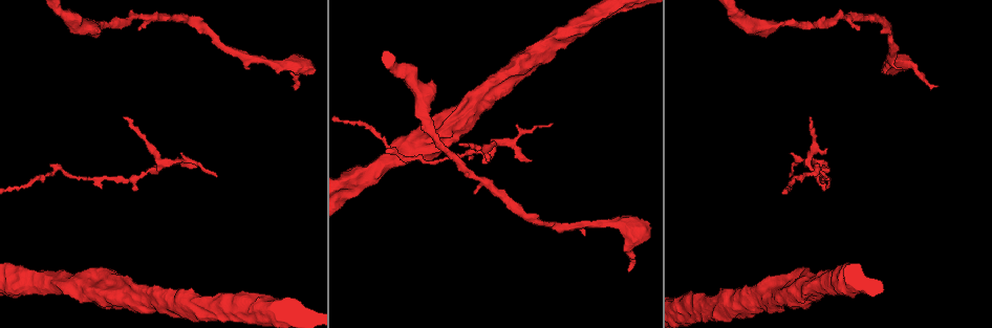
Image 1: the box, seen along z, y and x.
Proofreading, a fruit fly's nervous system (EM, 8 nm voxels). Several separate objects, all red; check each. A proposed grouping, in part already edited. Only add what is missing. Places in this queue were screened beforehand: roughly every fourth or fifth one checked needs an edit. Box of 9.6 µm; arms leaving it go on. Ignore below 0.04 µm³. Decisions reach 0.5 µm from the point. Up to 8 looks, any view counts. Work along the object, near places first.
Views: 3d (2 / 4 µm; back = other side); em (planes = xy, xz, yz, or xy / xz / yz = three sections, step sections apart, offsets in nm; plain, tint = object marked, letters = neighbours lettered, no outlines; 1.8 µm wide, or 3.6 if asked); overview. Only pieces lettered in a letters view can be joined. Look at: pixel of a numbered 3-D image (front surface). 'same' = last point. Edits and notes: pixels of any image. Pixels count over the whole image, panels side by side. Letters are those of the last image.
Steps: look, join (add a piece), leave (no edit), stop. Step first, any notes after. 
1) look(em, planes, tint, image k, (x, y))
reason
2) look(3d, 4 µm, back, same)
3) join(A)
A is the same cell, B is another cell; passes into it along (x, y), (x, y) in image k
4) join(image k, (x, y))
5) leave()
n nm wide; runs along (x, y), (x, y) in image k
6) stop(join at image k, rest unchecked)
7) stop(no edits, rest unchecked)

look(3d, 2 µm, image 1, (458, 145))
free end

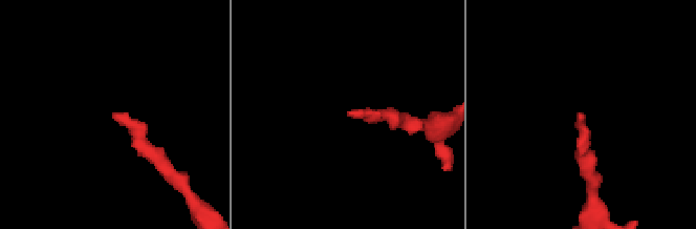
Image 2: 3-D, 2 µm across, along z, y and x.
look(em, planes, tint, image 2, (113, 118))

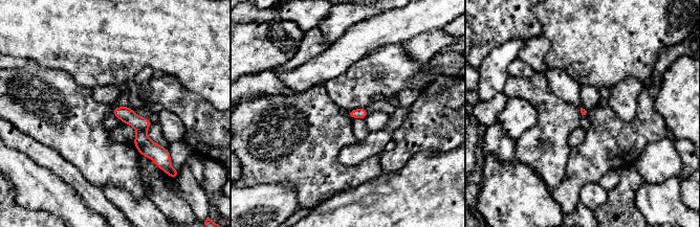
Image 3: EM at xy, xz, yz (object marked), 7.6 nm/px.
look(em, planes, letters, same)

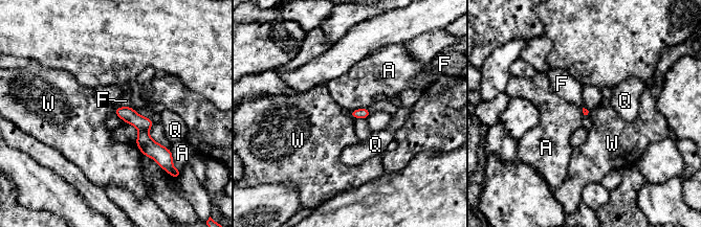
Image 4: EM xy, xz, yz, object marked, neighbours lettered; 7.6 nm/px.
leave()
A, F, Q and W are other cells; border along (134, 143), (143, 155) in image 4; no lettered piece goes on from it

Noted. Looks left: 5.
look(3d, 2 µm, image 1, (295, 87))
an open end

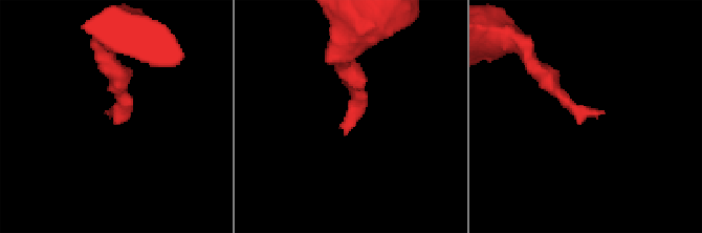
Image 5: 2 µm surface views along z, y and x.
look(em, planes, tint, image 5, (112, 111))

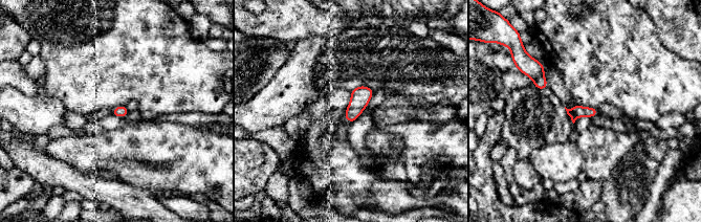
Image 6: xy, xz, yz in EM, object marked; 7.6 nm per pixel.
look(em, planes, letters, same)
what lies round it

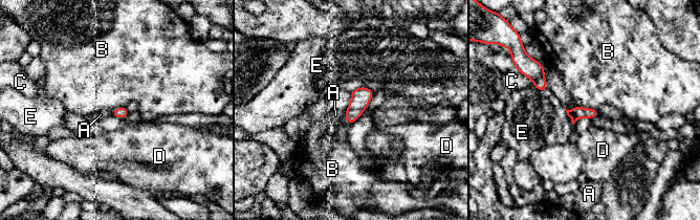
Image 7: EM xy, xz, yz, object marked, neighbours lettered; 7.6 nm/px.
leave()
A, B, C, D and E are other cells; border along (576, 105), (583, 108), (596, 109) in image 7; no lettered piece goes on from it

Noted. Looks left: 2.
stop(no edits, rest unchecked)

